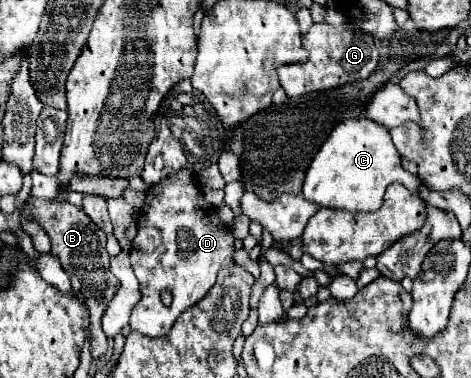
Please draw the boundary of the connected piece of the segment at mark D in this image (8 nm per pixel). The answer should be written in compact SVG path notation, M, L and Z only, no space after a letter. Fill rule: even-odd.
M183 170L183 174L175 174L171 178L165 178L163 182L157 182L155 186L151 186L147 190L147 198L145 198L145 206L141 210L139 222L137 222L137 236L131 244L131 266L133 272L141 284L141 302L139 306L135 306L133 314L131 314L131 330L147 334L151 338L159 338L159 336L167 336L171 326L177 322L177 318L191 306L195 306L215 284L217 272L221 268L233 266L233 234L229 228L225 228L221 224L221 220L215 214L215 208L205 202L201 188L193 182L193 174L189 170ZM169 290L173 294L173 304L169 308L163 306L161 302L161 292Z

